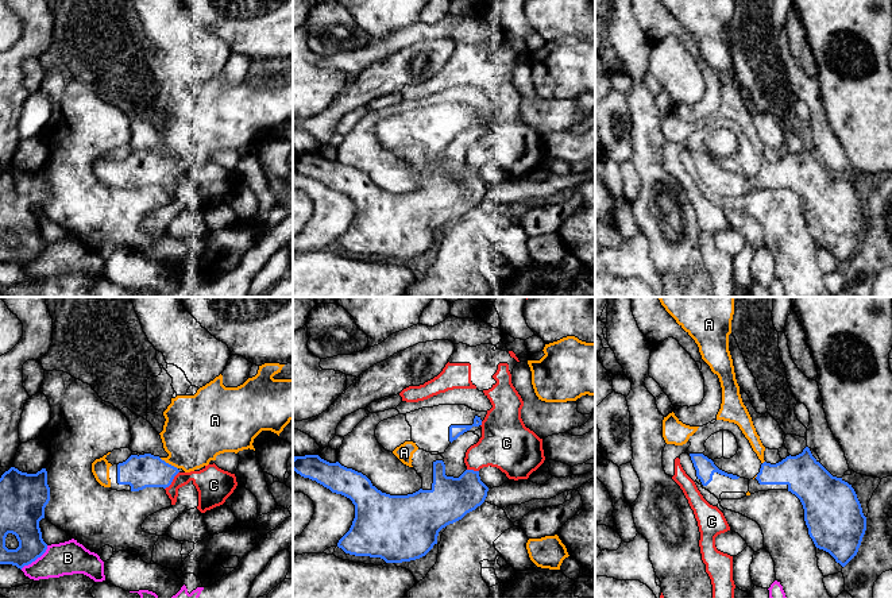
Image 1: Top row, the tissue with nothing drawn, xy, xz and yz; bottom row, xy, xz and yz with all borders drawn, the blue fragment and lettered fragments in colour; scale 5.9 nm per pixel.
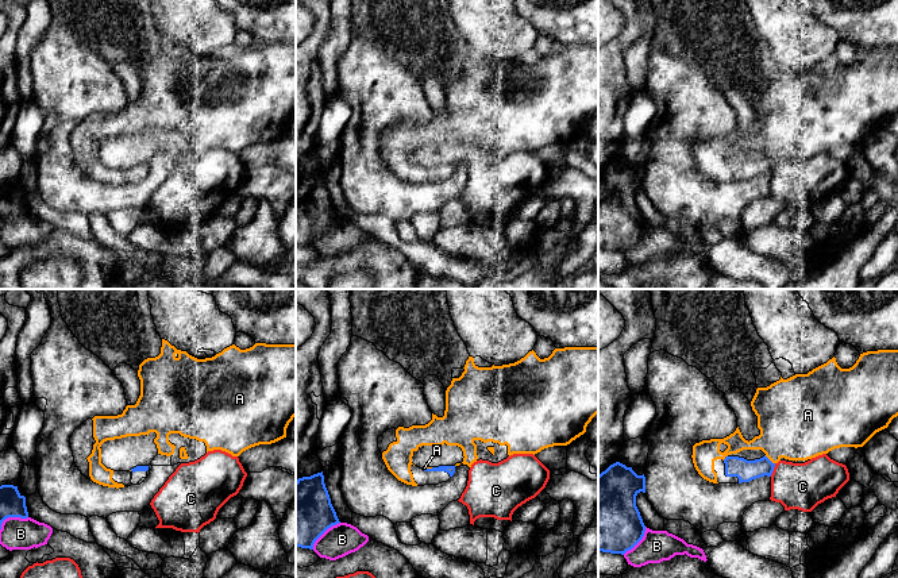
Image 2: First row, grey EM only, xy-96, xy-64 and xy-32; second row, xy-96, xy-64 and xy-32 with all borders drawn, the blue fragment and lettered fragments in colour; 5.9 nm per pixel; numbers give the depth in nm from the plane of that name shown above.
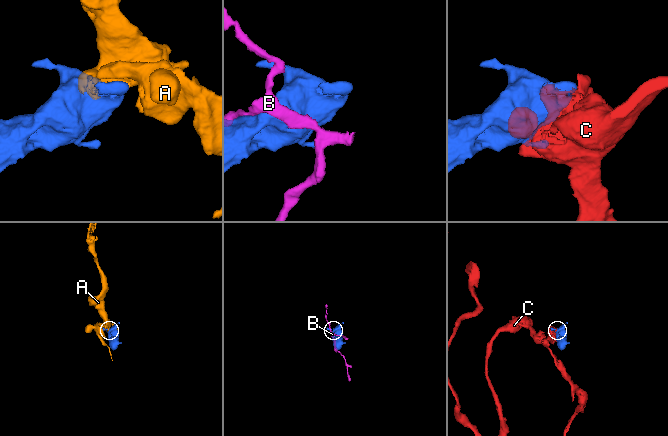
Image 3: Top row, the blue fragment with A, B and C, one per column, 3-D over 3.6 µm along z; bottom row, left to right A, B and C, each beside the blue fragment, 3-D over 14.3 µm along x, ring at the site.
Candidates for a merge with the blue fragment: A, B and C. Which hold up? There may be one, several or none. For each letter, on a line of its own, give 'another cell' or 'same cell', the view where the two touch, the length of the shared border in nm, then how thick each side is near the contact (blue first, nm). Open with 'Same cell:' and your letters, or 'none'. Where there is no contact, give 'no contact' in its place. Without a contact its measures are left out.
Same cell: A
A: same cell; meets blue in xy; contact 130 nm long; 200 nm thick on the blue side, 380 nm on the other
B: another cell; meets blue in xy; contact 220 nm long; 200 nm thick on the blue side, 200 nm on the other
C: another cell; meets blue in xy; contact 140 nm long; 200 nm thick on the blue side, 200 nm on the other

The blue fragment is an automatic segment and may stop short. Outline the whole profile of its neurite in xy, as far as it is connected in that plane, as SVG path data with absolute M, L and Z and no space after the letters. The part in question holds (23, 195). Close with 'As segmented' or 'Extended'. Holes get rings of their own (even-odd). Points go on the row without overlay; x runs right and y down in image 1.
M11 165L0 175L0 262L12 262L18 266L31 262L40 255L47 242L42 236L39 219L45 216L45 205L50 198L50 185L47 182L47 169L42 166L36 171L22 170ZM8 231L16 234L19 244L8 247L5 235Z. As segmented

